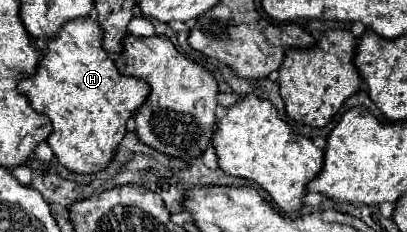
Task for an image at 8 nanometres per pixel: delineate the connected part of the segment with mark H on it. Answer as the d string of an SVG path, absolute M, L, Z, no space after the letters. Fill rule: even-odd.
M78 17L64 23L58 35L46 41L48 49L40 57L34 75L22 77L20 79L22 83L18 83L18 91L30 99L32 107L50 117L52 133L48 137L48 145L54 151L56 159L66 169L76 173L96 173L108 165L116 145L126 133L126 119L132 117L132 111L136 111L144 103L150 91L150 87L144 81L122 75L102 49L100 41L102 41L102 29L90 17Z

